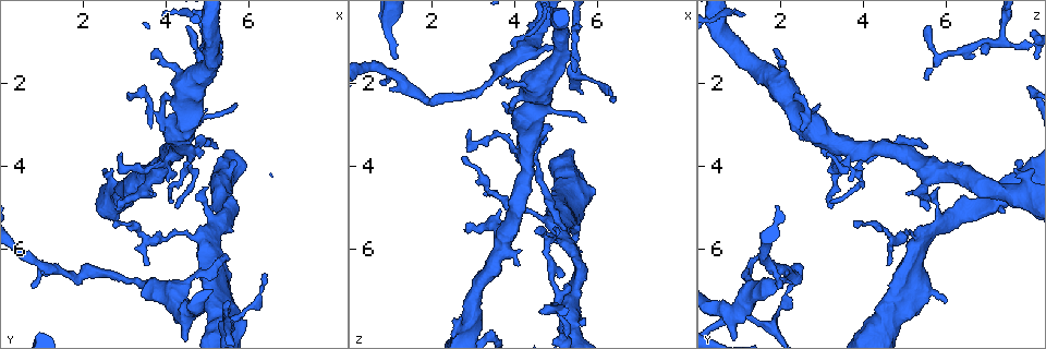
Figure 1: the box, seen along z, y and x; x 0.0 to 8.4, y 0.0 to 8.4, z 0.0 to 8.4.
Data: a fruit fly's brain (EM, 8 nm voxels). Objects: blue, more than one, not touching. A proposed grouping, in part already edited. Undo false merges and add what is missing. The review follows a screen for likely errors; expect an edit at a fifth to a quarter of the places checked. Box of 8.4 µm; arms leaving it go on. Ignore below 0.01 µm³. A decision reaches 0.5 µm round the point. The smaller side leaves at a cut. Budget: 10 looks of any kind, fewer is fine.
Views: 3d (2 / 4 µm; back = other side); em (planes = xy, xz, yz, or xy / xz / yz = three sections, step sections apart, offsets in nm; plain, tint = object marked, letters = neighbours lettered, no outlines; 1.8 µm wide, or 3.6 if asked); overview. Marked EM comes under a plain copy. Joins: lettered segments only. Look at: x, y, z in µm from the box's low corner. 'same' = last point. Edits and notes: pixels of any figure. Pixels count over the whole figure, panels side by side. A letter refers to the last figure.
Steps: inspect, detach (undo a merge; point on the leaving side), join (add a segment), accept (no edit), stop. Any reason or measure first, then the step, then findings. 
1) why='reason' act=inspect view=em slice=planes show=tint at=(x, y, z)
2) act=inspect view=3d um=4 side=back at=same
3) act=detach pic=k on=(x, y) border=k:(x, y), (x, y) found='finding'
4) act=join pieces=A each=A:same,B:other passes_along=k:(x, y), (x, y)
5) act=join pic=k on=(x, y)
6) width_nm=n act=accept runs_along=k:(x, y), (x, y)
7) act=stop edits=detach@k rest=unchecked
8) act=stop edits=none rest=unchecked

why='free end' act=inspect view=em slice=xz step=4 show=letters at=(2.70, 5.40, 3.80)

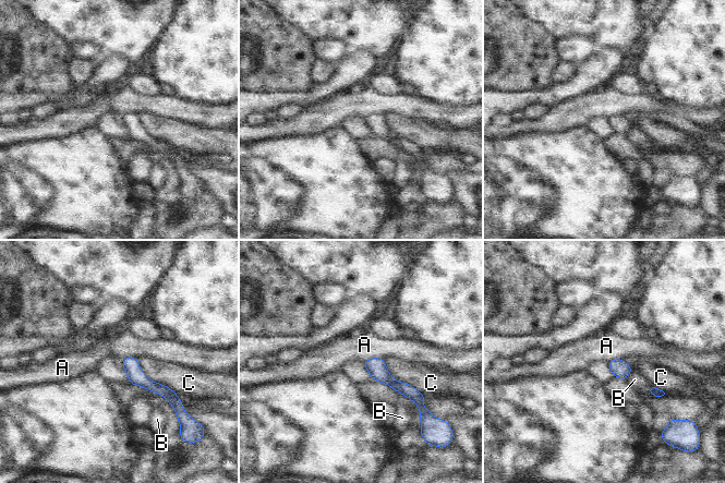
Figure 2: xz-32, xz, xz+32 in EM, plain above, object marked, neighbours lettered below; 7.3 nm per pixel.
why='cut it another way' act=inspect view=em slice=planes show=letters at=same

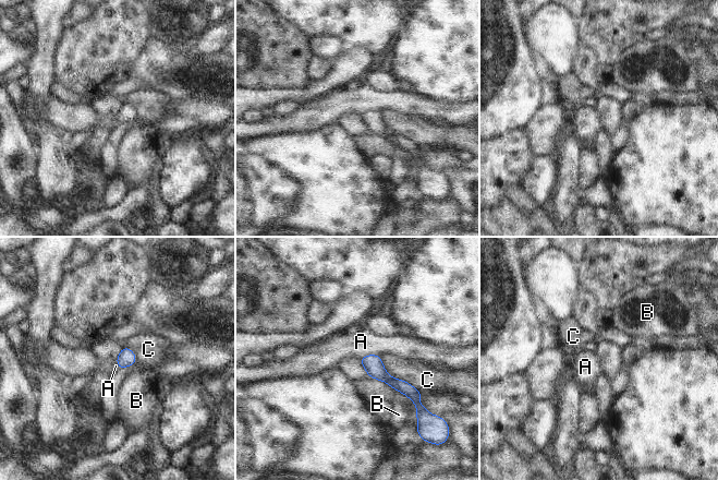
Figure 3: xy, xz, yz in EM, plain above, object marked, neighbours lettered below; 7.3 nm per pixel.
longest_contact=C:420nm act=accept each=A:other,B:other,C:other found='no lettered segment goes on from it'

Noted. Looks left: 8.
act=inspect view=em slice=planes show=letters at=(4.50, 7.75, 0.80)

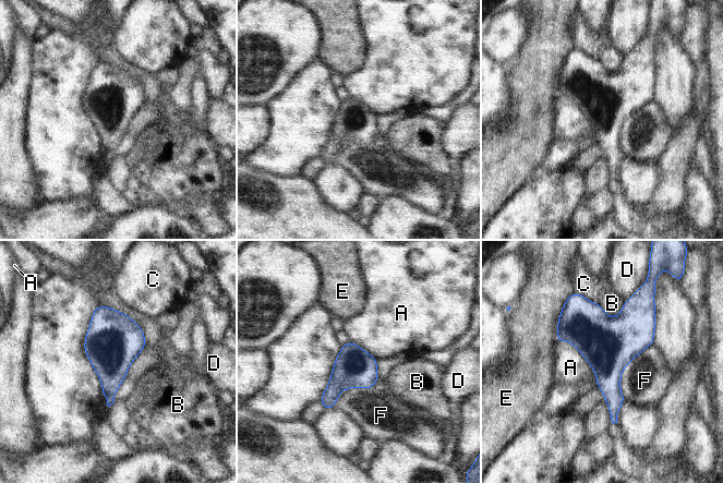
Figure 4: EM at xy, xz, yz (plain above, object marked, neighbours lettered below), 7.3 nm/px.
longest_contact=F:480nm act=accept each=A:other,B:other,C:other,D:other,E:other,F:other found='all the same neuron'

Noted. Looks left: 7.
why='tapers out' act=inspect view=3d um=2 at=(0.75, 6.90, 2.00)

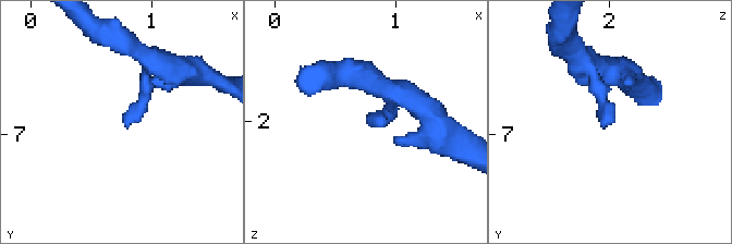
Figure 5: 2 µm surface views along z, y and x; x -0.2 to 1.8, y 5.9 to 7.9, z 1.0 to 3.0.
act=inspect view=em slice=xy step=4 show=tint at=(0.78, 6.92, 1.94)

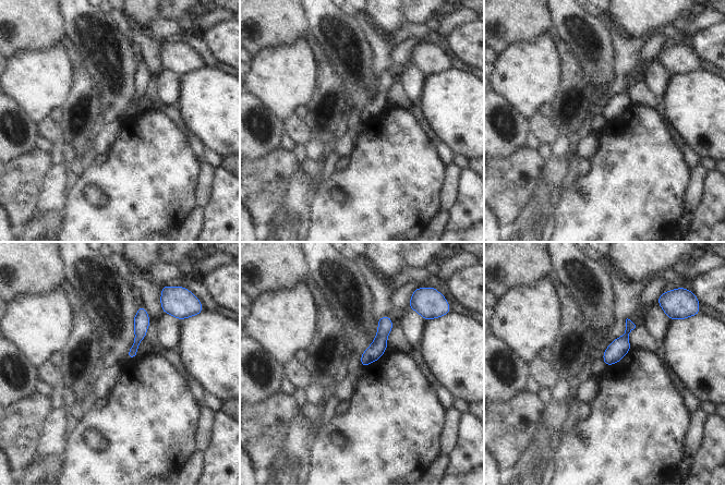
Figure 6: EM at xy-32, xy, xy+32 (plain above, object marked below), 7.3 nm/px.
act=inspect view=em slice=planes show=letters at=same

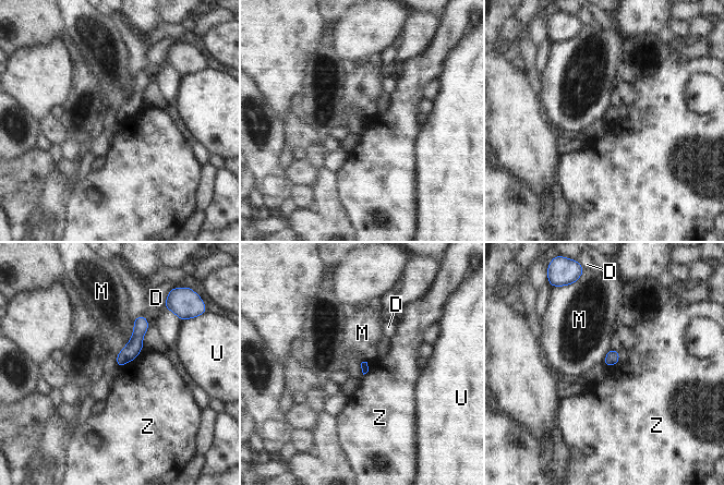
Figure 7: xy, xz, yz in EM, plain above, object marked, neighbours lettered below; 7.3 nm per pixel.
act=accept each=D:other,M:other,U:other,Z:other border=7:(132, 336), (119, 352), (117, 366) found='no lettered segment goes on from it'

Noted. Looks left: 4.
why='branch stops here' act=inspect view=3d um=4 at=(5.40, 6.25, 1.70)

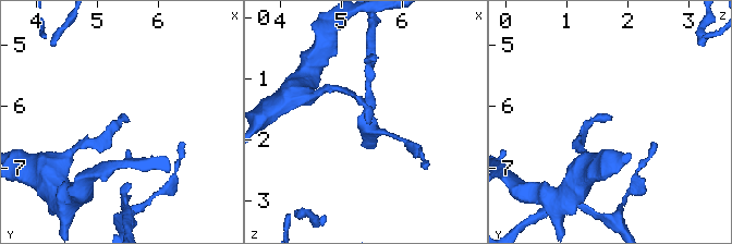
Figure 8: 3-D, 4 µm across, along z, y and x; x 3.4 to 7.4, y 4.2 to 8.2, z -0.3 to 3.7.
act=inspect view=em um=3.6 slice=planes show=letters at=(5.45, 6.20, 1.65)

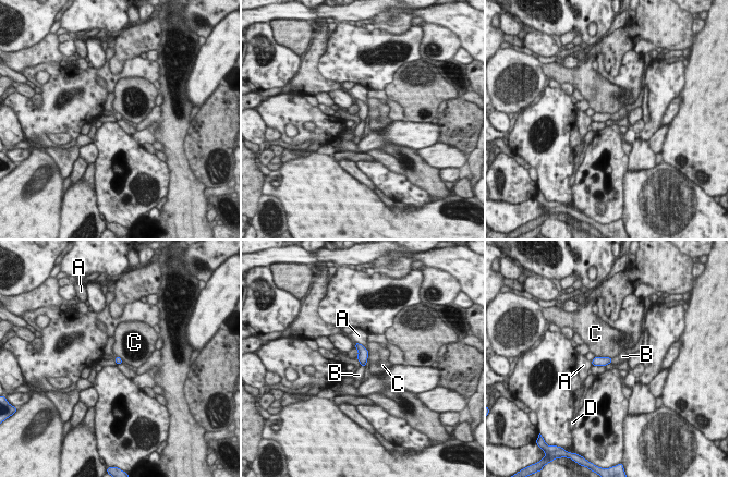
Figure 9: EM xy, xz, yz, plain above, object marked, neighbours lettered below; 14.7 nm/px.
act=join pieces=B each=A:other,B:same,C:other,D:other passes_along=9:(363, 353), (363, 365), (359, 375) found='the neuron continues'

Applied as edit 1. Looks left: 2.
why='free end' act=inspect view=em slice=planes show=letters at=(4.95, 3.70, 3.05)

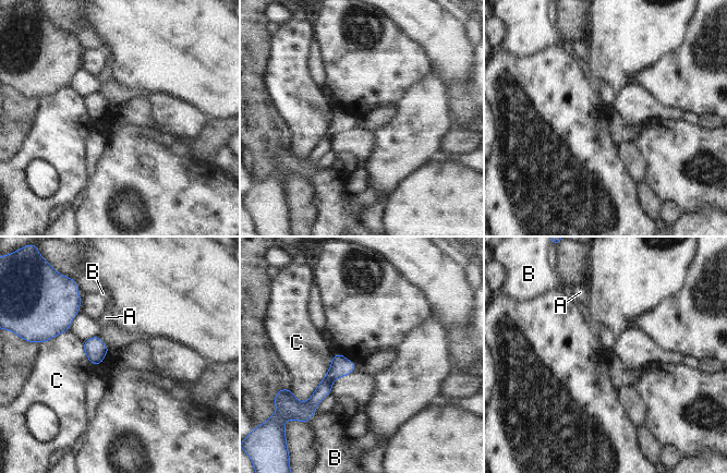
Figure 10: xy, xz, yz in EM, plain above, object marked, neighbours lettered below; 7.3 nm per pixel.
longest_contact=C:400nm act=detach pic=10 on=(324, 389) each=A:other,B:other,C:other found='two neurons meet here'

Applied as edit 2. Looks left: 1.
act=stop edits=join@9,detach@10 rest=unchecked

